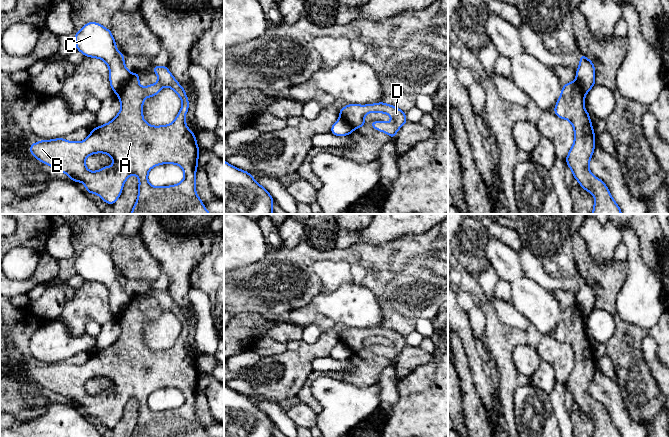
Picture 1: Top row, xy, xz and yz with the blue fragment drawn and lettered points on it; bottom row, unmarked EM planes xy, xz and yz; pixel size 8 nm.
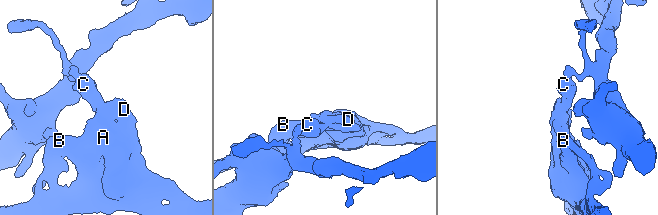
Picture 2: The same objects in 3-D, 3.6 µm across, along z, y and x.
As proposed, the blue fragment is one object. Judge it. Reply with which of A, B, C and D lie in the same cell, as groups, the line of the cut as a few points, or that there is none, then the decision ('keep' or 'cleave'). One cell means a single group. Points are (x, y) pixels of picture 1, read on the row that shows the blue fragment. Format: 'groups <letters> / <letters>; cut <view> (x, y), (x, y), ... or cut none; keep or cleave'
groups A B D / C; cut xy (133, 74), (116, 93); cleave

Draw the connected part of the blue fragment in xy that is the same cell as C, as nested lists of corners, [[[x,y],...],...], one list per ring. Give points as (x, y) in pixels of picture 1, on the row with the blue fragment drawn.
[[[96,22],[86,23],[75,33],[75,46],[86,57],[103,60],[109,67],[110,86],[118,93],[132,77],[125,66],[124,54],[116,47],[112,32]]]

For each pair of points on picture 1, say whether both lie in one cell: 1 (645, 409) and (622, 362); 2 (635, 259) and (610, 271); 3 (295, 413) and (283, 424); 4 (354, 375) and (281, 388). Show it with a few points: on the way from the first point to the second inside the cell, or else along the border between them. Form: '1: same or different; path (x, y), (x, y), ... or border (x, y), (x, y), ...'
1: same; path (642, 397), (634, 378), (630, 374)
2: different; border (626, 260), (628, 273), (622, 286)
3: different; border (285, 411), (297, 425)
4: different; border (313, 370), (305, 382)

